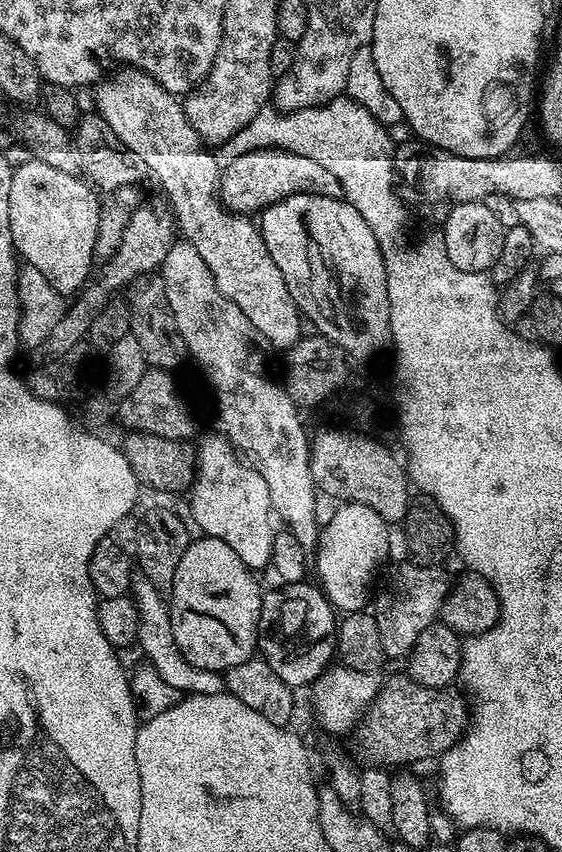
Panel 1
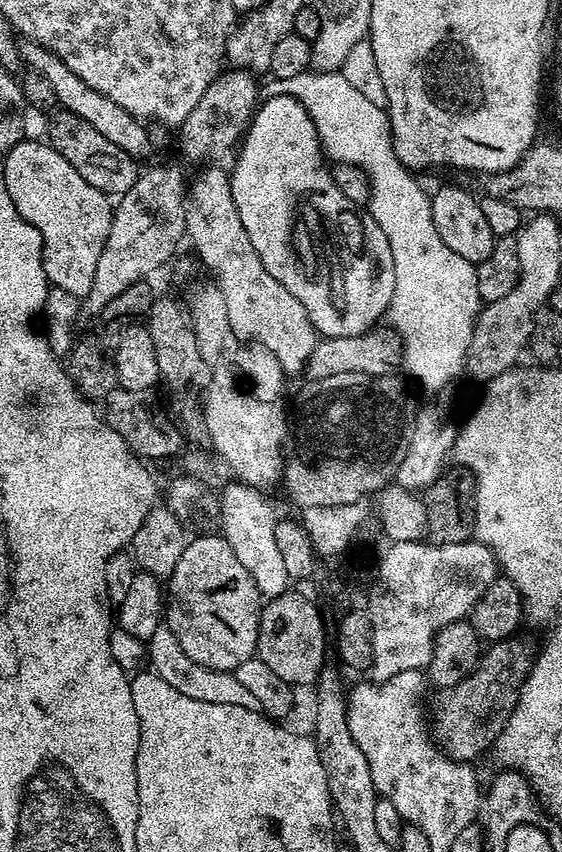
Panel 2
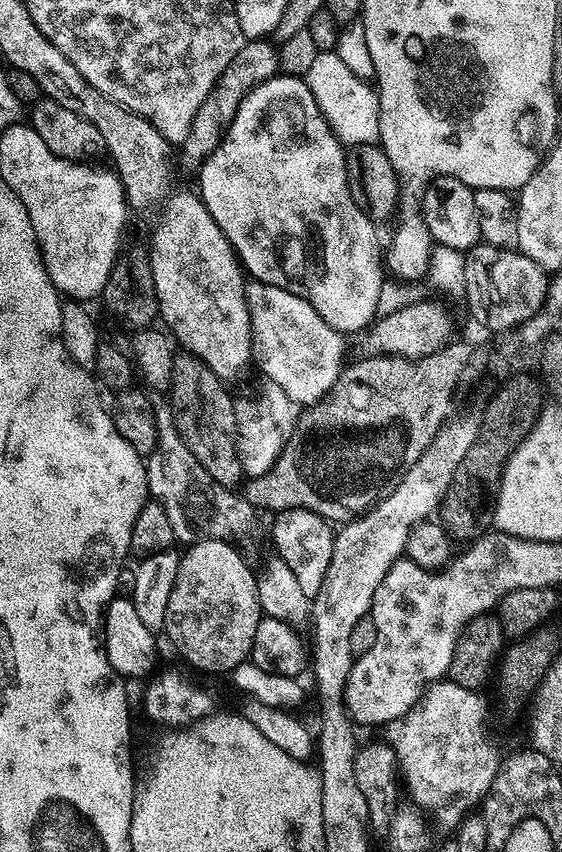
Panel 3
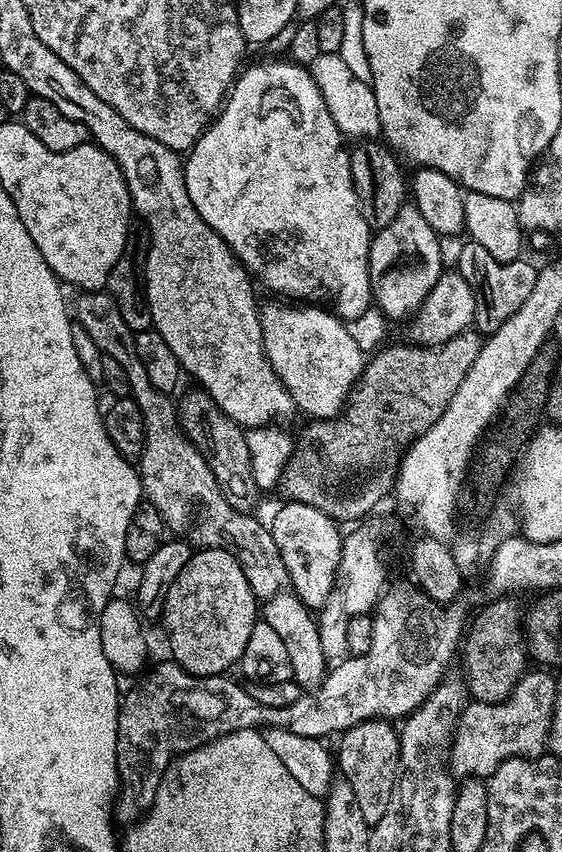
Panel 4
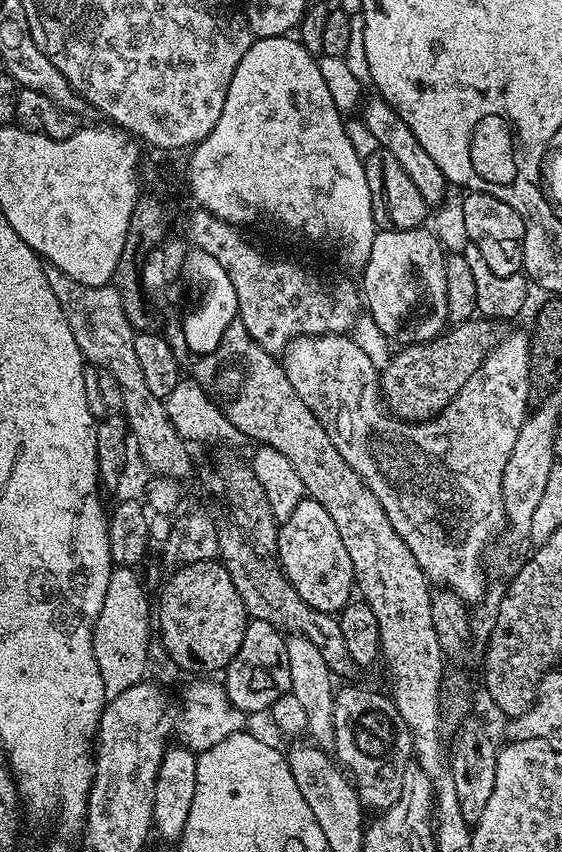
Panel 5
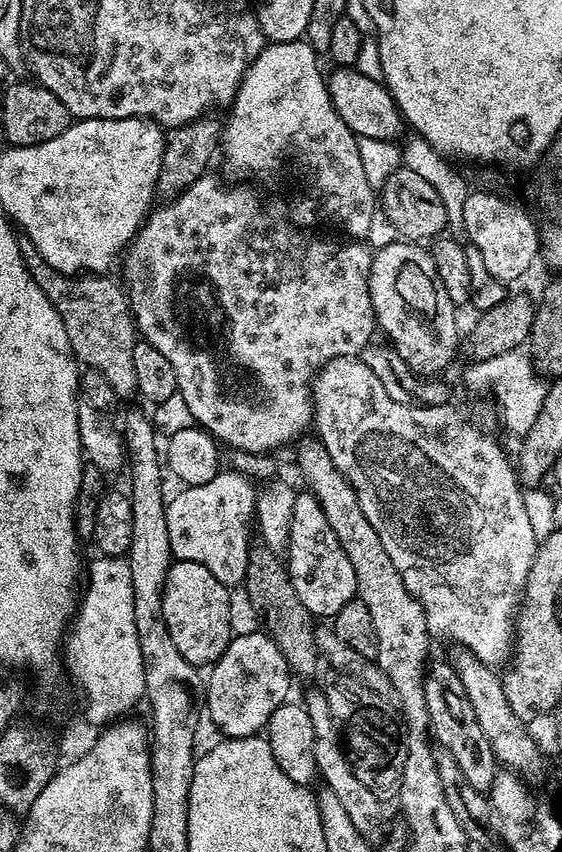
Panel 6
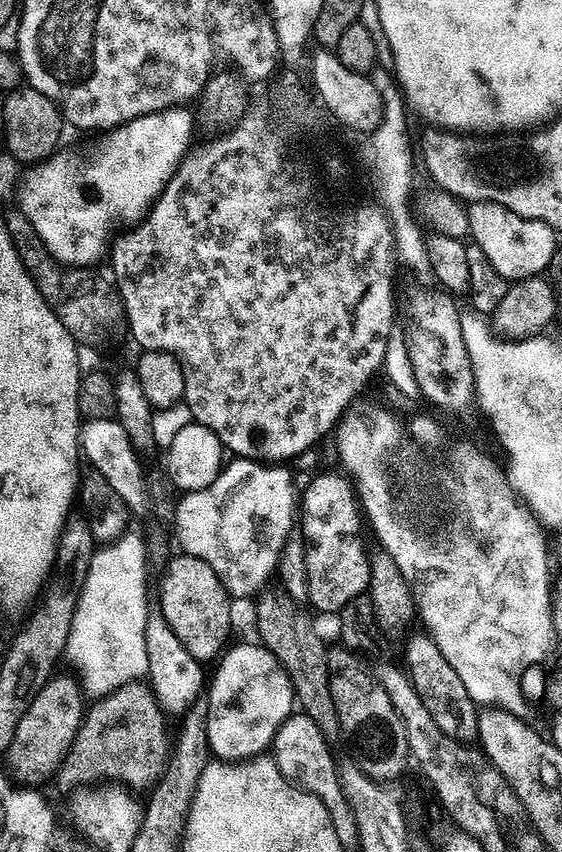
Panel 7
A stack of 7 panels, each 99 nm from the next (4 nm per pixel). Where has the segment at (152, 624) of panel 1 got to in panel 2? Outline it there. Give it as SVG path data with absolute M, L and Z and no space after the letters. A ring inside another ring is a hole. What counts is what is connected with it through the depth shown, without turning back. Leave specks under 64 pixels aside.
M164 622L160 623L158 630L154 630L154 634L146 642L146 648L148 660L152 663L149 664L151 671L157 672L162 682L174 686L178 694L186 694L186 698L195 698L198 702L214 702L214 706L242 706L242 710L260 711L254 694L250 694L247 686L242 686L242 682L238 682L235 671L214 670L194 662L182 650L181 643Z

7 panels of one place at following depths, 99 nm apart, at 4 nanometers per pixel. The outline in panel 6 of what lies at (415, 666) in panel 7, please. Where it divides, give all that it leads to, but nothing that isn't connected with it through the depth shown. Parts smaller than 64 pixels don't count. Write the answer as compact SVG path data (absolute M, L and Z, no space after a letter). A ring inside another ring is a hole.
M447 659L435 660L427 665L424 673L424 693L431 731L438 742L440 739L440 746L452 755L454 762L458 762L458 770L462 770L466 782L479 792L487 793L498 771L496 755L486 734L482 734L482 726L478 726L478 717L474 715L474 706L470 706L470 698L466 698L462 678L458 678L454 666Z

